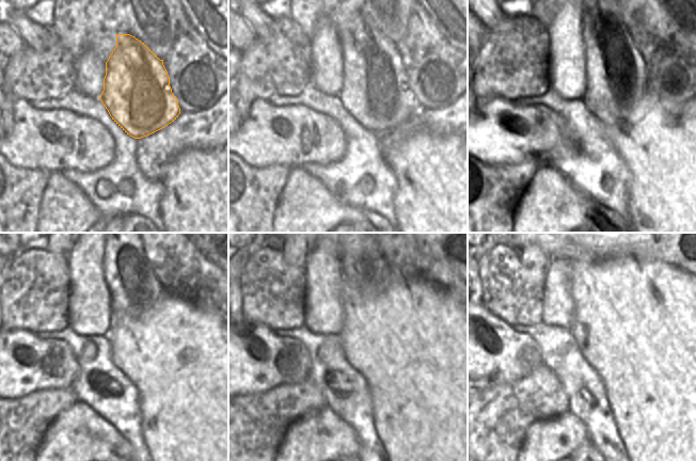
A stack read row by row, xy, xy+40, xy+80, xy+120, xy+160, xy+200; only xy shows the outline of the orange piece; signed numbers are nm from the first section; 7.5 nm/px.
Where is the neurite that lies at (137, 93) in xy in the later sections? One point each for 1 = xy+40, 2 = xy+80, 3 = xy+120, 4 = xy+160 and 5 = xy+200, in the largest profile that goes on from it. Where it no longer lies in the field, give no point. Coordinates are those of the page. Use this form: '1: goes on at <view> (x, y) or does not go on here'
1: goes on at xy+40 (376, 93)
2: goes on at xy+80 (615, 73)
3: goes on at xy+120 (132, 286)
4: goes on at xy+160 (362, 261)
5: goes on at xy+200 (589, 254)

